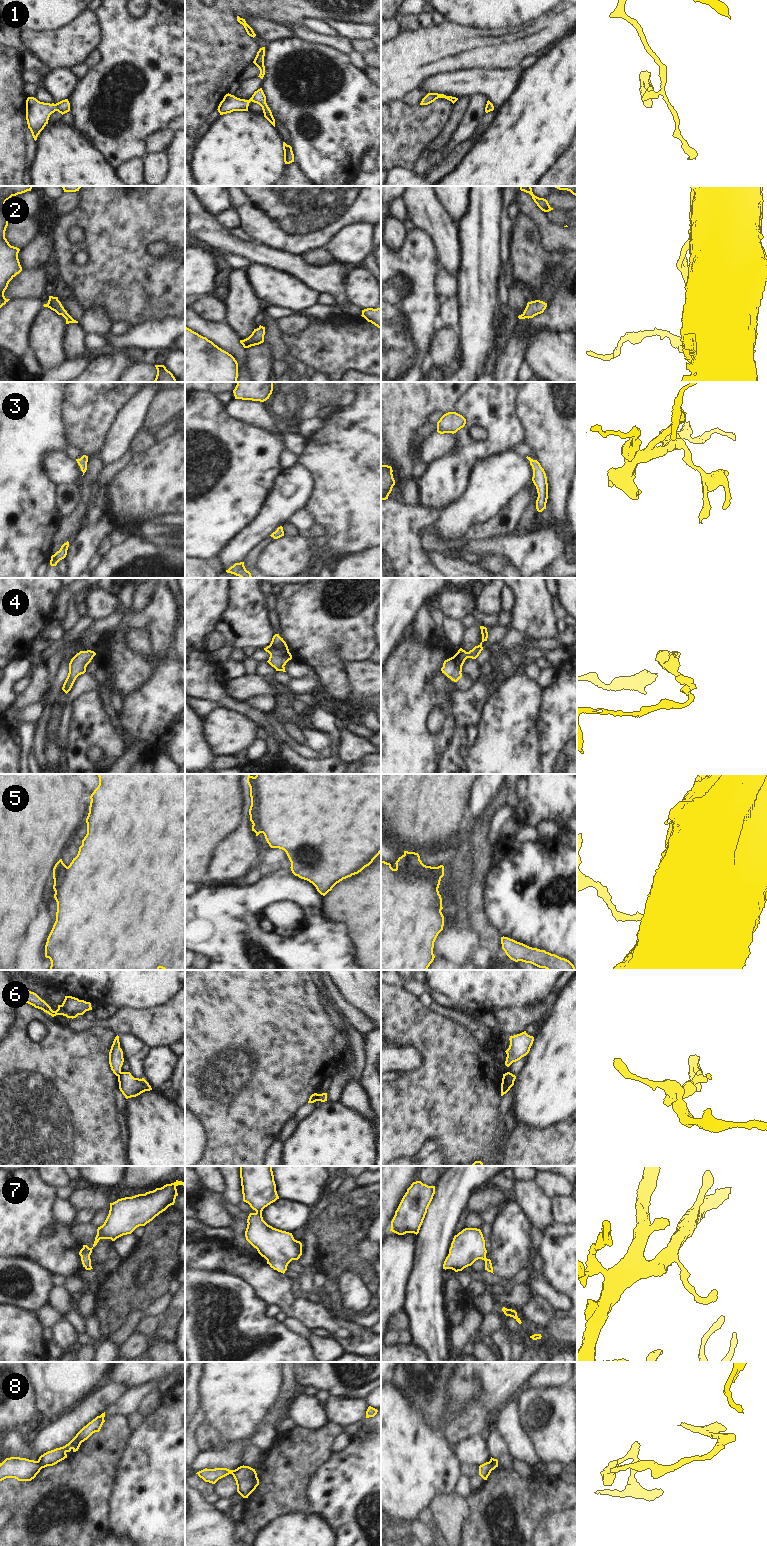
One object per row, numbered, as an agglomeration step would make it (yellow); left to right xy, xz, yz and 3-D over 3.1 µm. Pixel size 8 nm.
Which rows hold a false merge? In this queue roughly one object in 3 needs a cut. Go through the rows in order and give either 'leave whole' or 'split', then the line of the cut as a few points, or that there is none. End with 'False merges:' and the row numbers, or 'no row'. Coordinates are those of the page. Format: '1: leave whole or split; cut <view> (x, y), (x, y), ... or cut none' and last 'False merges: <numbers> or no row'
1: leave whole; cut none
2: leave whole; cut none
3: leave whole; cut none
4: leave whole; cut none
5: leave whole; cut none
6: split; cut xz (317, 1094), (315, 1100)
7: leave whole; cut none
8: split; cut xy (37, 1461), (42, 1467)
False merges: 6, 8

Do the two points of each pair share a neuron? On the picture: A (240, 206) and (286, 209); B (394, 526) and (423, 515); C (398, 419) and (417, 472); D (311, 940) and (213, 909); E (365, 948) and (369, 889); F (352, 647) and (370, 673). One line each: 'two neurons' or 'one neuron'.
A: one neuron
B: one neuron
C: two neurons
D: one neuron
E: one neuron
F: two neurons

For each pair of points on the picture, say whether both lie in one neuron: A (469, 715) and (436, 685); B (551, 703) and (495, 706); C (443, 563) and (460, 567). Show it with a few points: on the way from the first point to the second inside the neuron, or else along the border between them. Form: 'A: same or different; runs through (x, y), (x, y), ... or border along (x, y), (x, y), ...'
A: different; border along (454, 688), (448, 694), (448, 697), (455, 720)
B: different; border along (543, 689), (536, 727)
C: same; runs through (447, 566), (456, 567)

